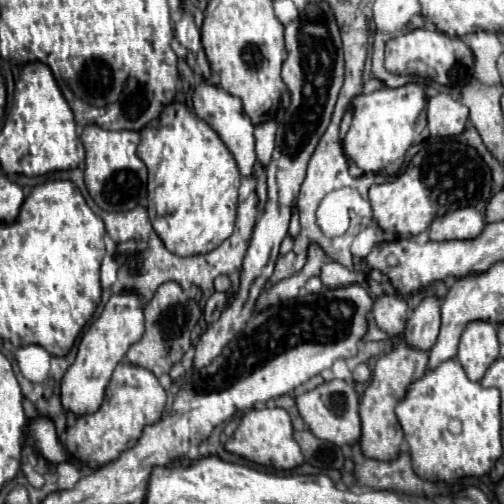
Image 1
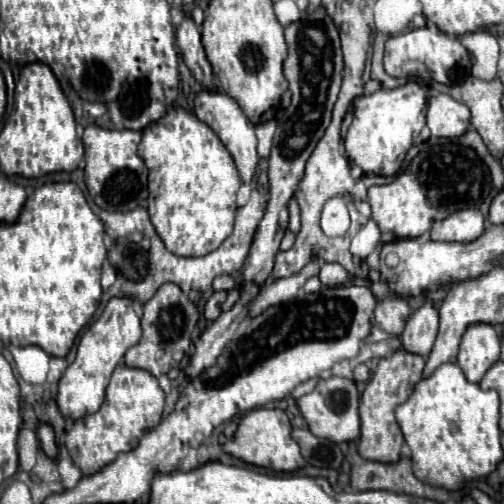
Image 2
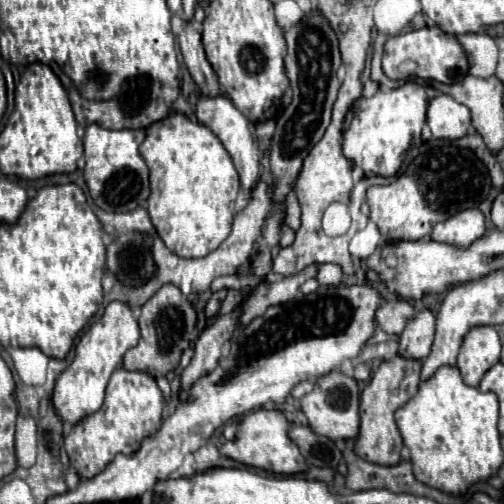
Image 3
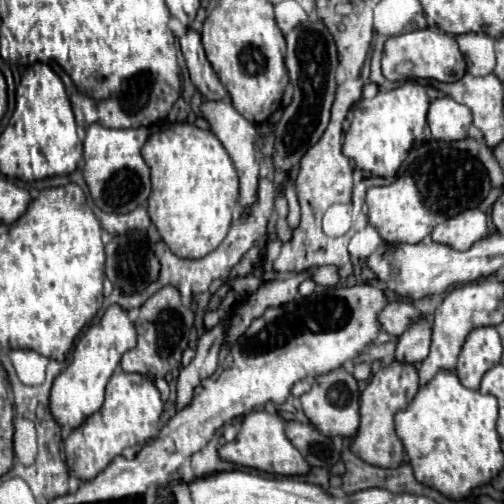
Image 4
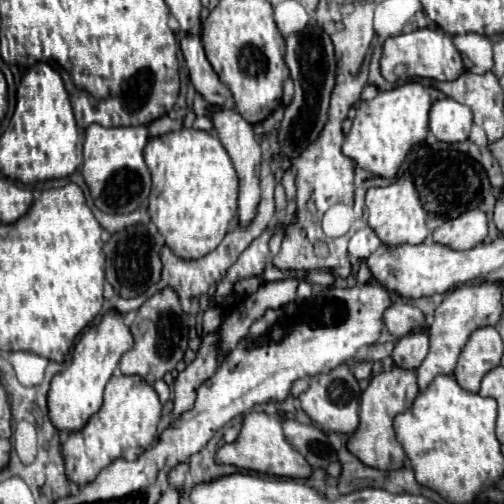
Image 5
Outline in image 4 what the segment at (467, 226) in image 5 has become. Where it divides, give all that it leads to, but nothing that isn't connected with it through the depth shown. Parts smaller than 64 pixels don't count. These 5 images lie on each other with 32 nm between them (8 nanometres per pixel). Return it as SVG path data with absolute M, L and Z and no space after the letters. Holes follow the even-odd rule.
M472 208L446 220L444 224L438 224L432 232L432 240L464 250L470 248L476 240L484 238L486 234L488 234L488 226L486 226L484 212Z

